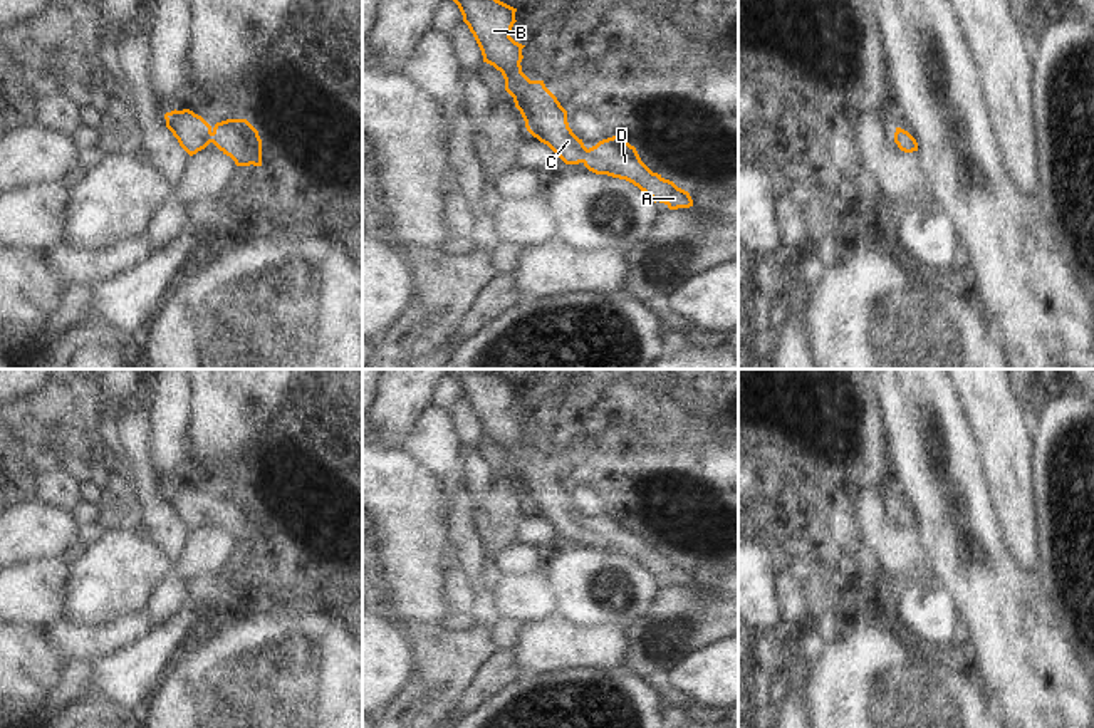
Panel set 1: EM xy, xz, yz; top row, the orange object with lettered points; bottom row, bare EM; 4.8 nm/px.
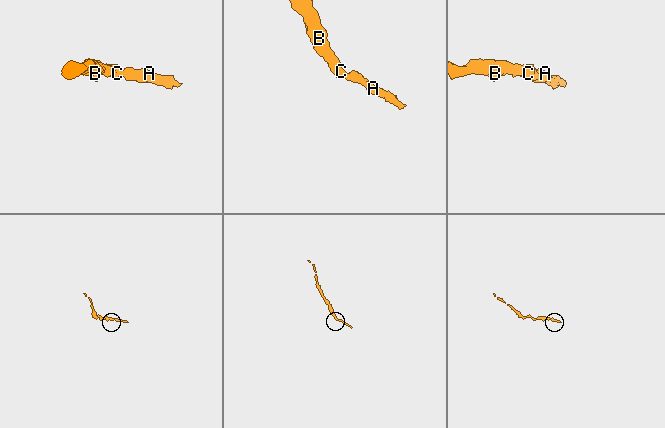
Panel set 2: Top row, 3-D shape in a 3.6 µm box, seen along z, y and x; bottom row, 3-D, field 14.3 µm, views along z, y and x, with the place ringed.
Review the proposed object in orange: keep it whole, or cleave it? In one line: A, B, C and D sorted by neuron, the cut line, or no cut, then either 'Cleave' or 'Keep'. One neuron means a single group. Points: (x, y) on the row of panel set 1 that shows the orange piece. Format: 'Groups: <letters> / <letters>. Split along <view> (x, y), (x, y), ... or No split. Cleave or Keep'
Groups: A B C D. No split. Keep.

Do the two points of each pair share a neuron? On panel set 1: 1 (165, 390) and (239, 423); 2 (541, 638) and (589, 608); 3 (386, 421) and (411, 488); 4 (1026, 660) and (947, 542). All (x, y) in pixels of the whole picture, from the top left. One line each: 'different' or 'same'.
1: different
2: different
3: different
4: same

